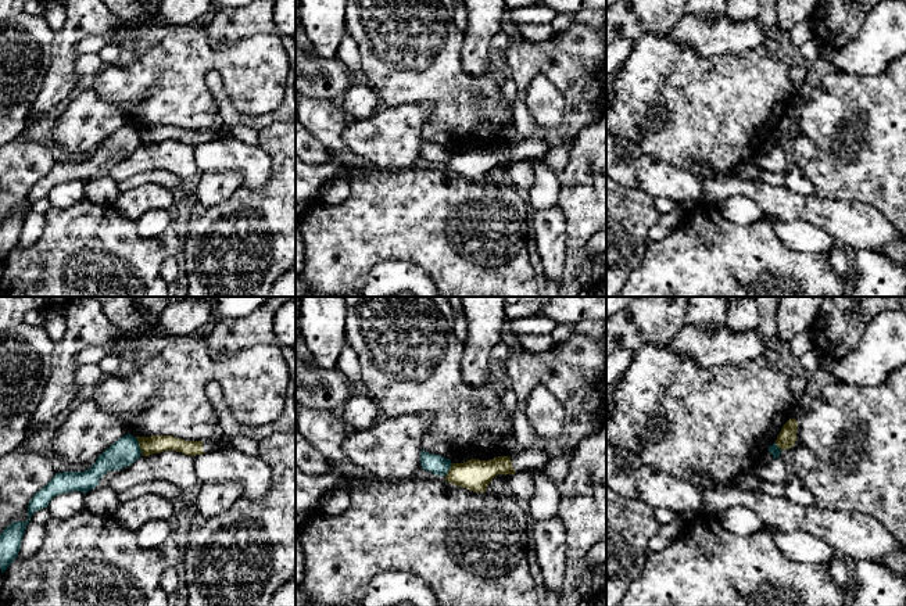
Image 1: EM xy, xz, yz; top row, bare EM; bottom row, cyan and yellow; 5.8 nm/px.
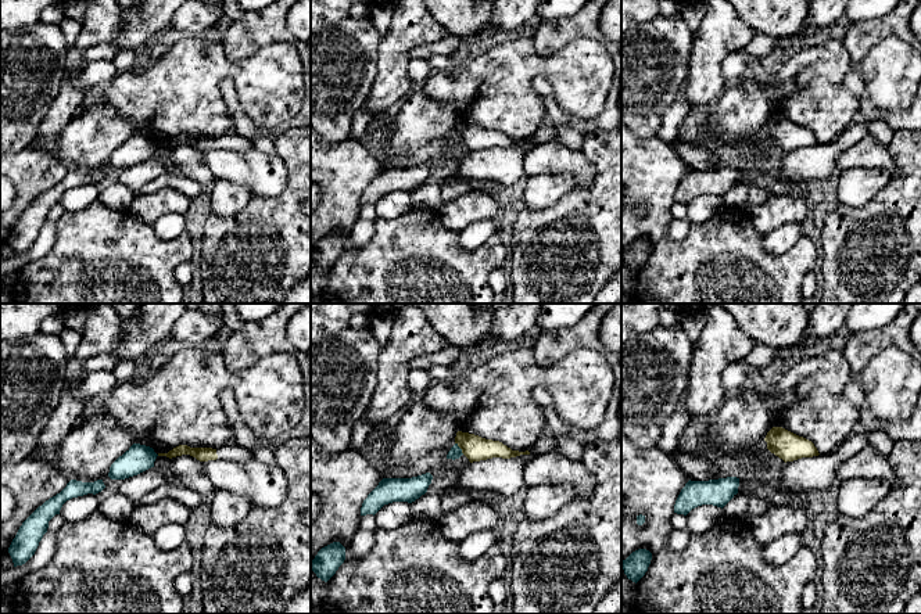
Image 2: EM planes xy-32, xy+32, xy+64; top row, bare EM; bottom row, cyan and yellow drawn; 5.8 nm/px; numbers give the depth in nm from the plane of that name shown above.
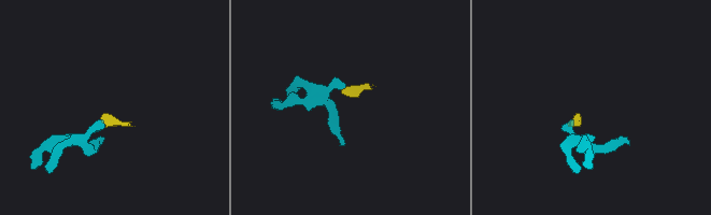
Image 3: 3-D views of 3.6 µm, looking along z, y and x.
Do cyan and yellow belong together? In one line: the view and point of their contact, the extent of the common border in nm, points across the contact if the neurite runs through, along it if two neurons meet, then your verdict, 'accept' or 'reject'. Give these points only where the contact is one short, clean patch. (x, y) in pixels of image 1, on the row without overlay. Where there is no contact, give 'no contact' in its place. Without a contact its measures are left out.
meets cyan in xy at (138, 135); contact 110 nm long; border along xy (135, 126), (142, 143); reject

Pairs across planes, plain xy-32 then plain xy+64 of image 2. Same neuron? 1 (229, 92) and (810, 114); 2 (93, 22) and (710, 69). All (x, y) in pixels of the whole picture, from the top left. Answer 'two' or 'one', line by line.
1: two
2: one

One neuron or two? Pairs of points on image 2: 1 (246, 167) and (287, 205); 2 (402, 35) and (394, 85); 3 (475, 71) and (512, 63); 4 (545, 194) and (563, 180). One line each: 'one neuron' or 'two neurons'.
1: two neurons
2: one neuron
3: one neuron
4: one neuron

